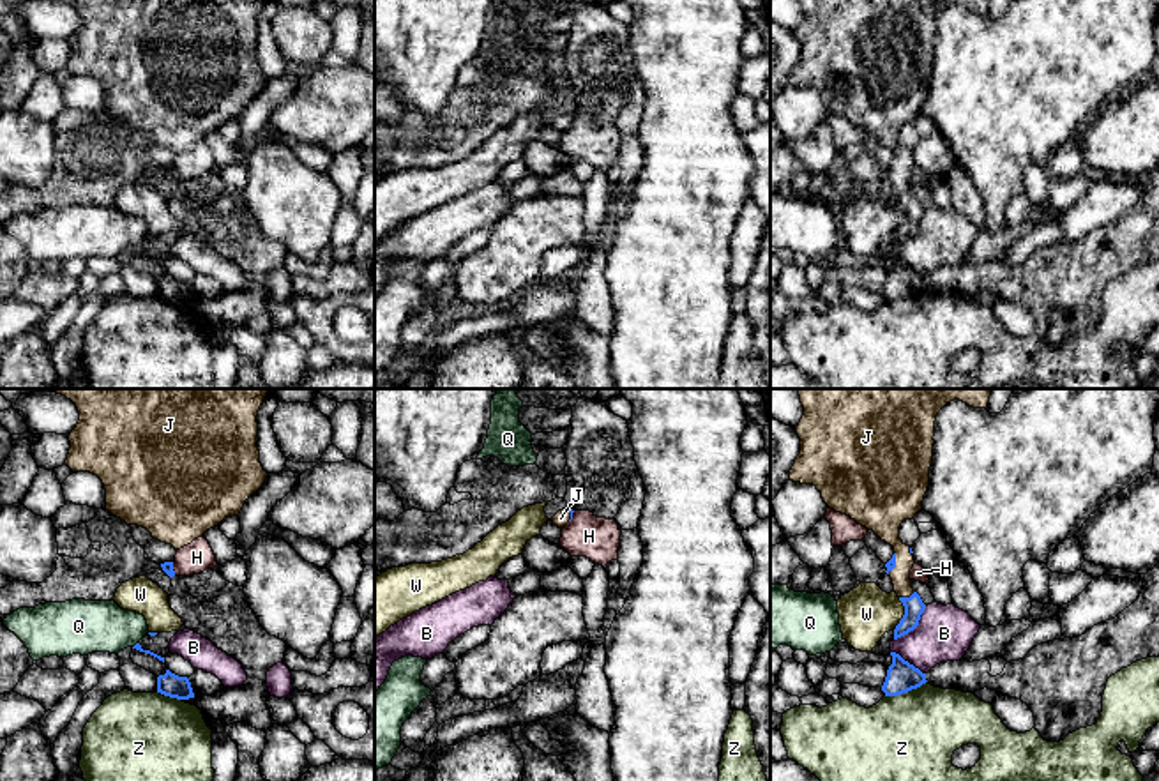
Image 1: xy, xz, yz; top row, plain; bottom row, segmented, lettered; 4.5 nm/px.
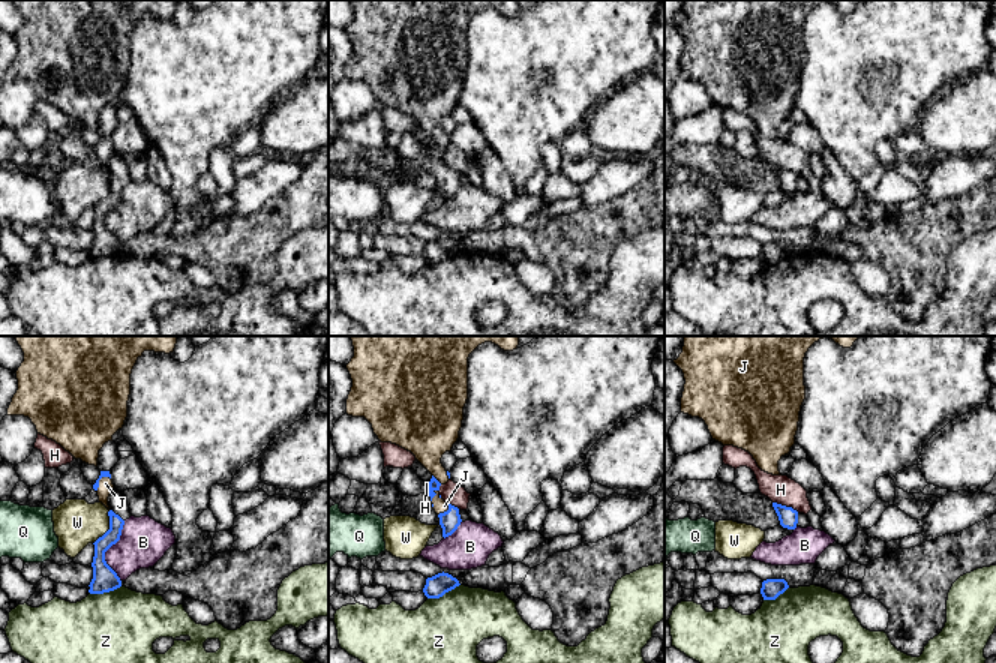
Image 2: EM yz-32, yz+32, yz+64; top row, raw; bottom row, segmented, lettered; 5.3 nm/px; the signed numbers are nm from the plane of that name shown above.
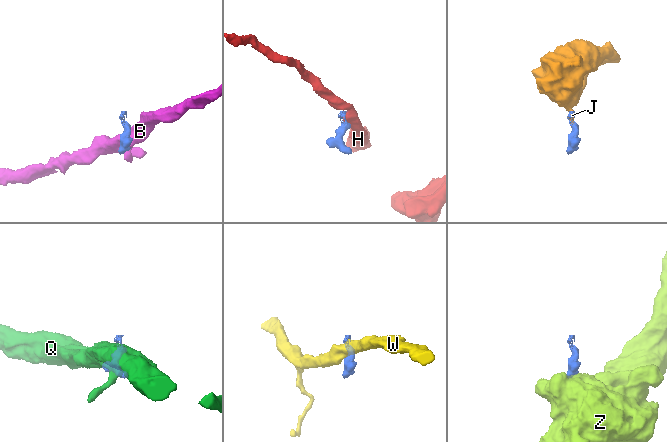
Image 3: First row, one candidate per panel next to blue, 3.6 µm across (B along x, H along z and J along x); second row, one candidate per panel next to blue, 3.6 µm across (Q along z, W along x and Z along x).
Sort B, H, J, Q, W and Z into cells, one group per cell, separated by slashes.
B / H / J / Q / W / Z

